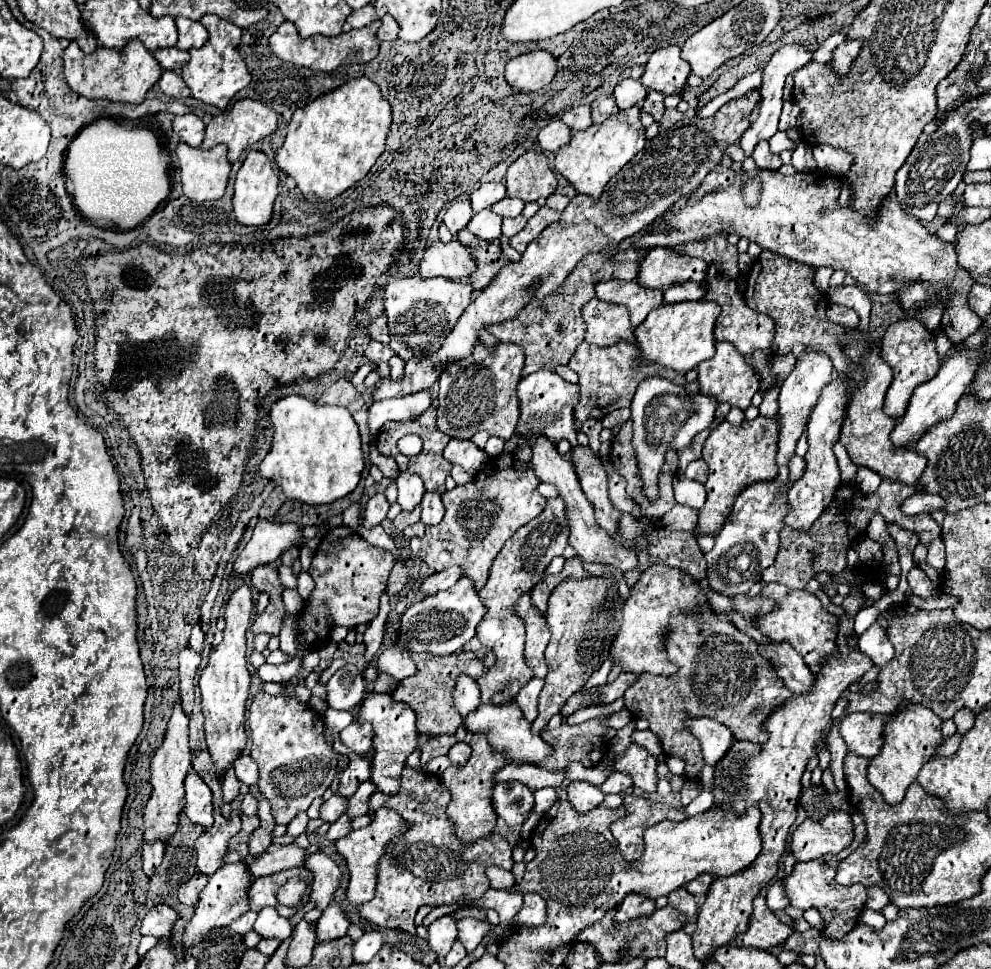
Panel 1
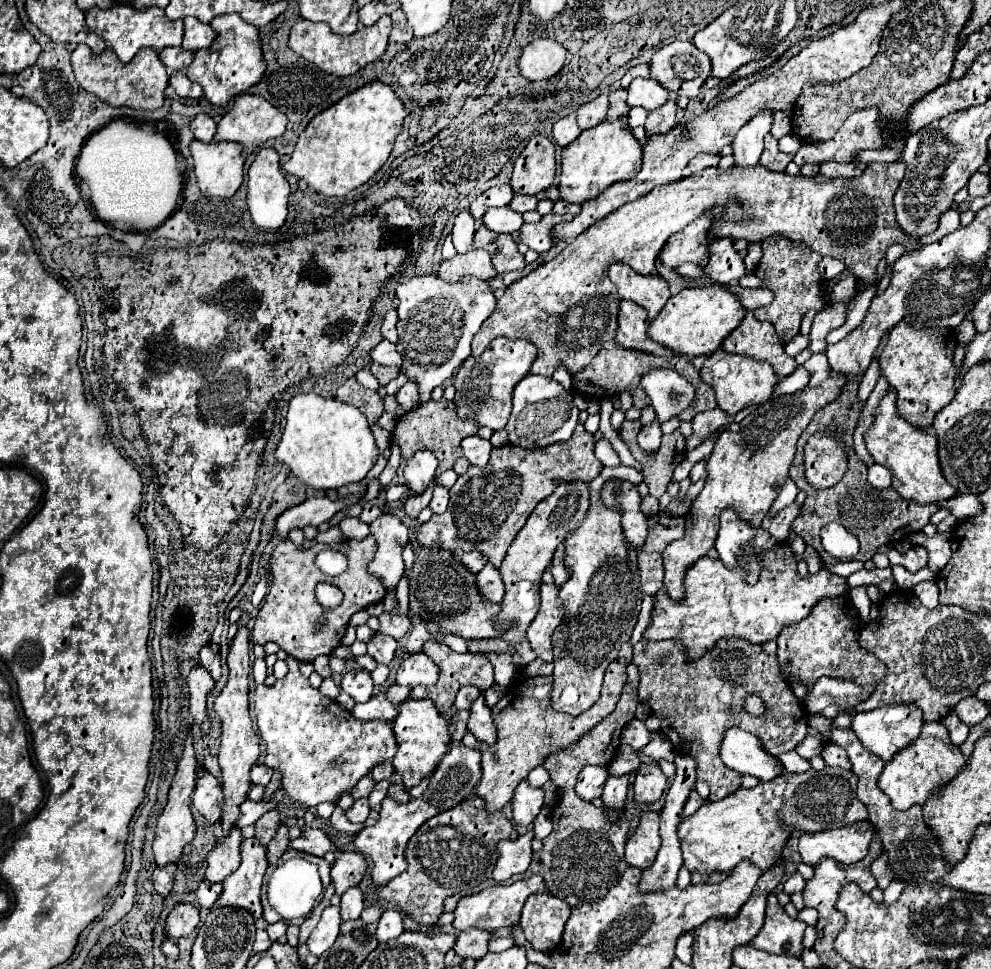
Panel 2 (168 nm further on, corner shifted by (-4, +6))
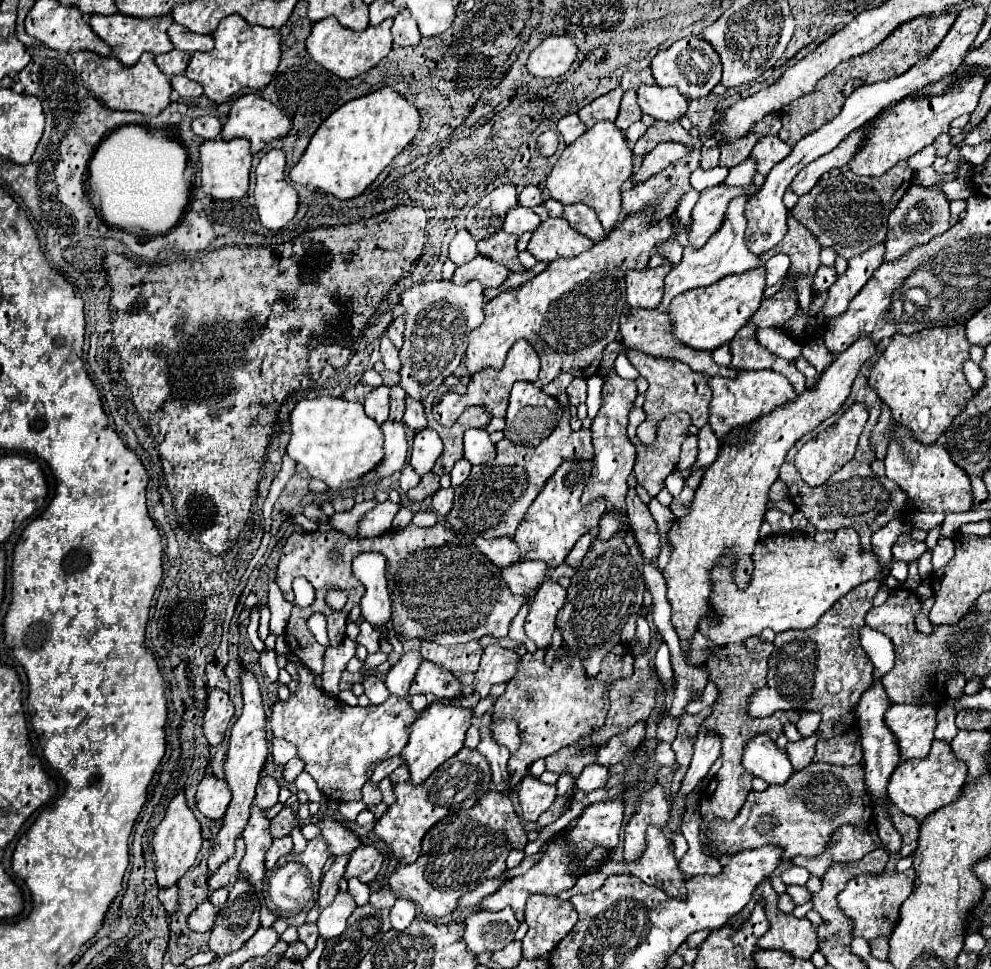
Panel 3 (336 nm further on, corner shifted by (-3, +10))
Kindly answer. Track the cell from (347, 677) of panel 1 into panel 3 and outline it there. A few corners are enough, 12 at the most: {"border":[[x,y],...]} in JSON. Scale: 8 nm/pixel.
{"border":[[377,676],[363,680],[365,696],[371,704],[381,704],[389,696]]}

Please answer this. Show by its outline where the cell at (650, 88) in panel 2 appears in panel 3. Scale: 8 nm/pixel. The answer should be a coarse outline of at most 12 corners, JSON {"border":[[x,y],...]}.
{"border":[[657,84],[637,88],[643,114],[679,120],[687,100],[677,88]]}

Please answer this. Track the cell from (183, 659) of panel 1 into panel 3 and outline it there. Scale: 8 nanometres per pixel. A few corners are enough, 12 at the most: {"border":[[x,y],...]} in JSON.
{"border":[[209,688],[203,734],[219,744],[231,722],[227,692]]}

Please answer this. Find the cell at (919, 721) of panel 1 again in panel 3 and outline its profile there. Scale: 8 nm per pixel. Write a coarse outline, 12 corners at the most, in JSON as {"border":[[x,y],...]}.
{"border":[[945,740],[899,762],[887,796],[925,820],[957,800],[967,764]]}

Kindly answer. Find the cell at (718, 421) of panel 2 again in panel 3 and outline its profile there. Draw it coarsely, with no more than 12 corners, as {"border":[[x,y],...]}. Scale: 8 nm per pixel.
{"border":[[697,434],[681,446],[679,470],[687,470],[697,458]]}

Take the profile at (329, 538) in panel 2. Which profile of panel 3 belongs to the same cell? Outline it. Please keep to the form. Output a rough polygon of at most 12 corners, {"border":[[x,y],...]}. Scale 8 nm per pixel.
{"border":[[373,500],[355,504],[349,512],[333,514],[329,526],[347,534],[357,534],[357,522],[375,506]]}

